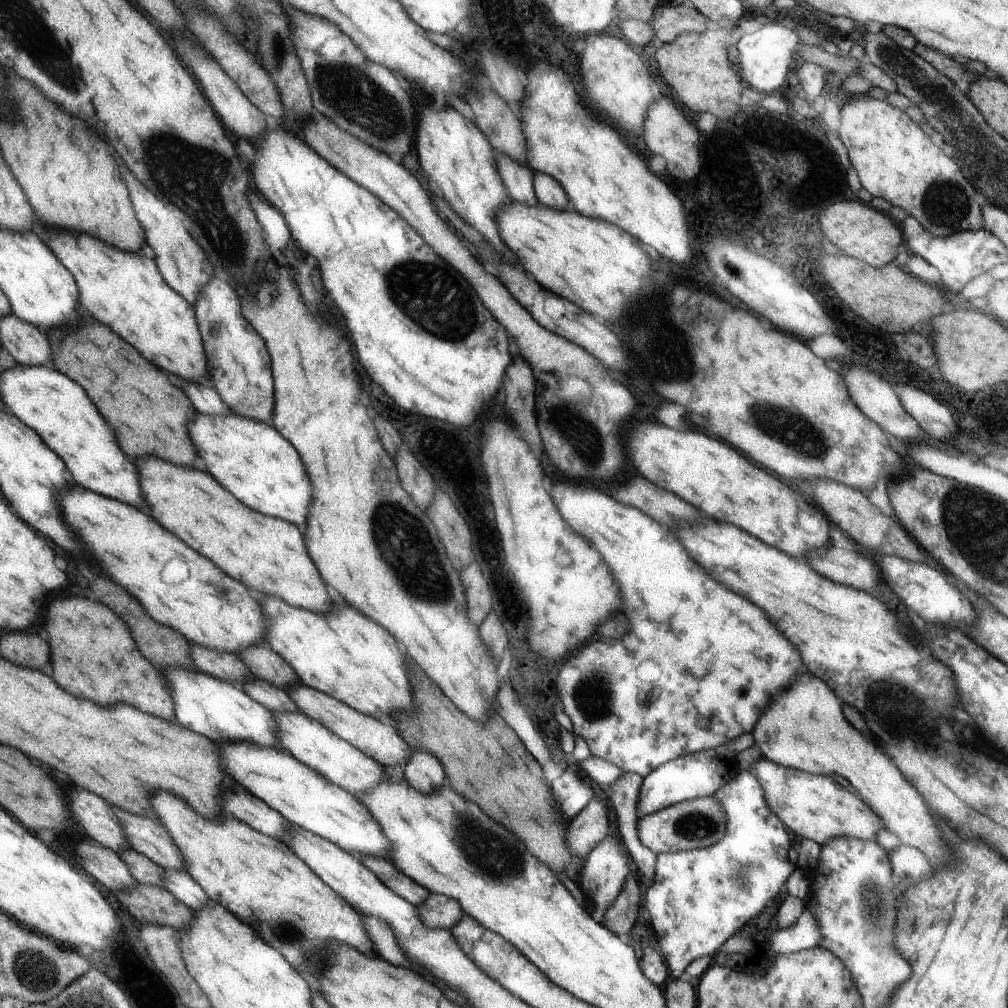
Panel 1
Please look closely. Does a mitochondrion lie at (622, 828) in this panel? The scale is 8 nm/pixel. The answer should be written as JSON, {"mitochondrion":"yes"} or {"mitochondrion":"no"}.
{"mitochondrion":"no"}

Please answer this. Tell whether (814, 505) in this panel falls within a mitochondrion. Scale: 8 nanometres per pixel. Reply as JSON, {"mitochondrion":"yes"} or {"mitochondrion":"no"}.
{"mitochondrion":"no"}

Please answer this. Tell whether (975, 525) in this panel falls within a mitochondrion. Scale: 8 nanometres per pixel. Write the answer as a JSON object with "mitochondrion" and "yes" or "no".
{"mitochondrion":"yes"}

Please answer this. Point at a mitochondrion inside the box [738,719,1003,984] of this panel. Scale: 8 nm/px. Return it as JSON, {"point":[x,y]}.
{"point":[870,899]}

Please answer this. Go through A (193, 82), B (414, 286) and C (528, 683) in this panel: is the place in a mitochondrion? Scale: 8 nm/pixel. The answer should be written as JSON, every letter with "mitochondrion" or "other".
{"A":"other","B":"mitochondrion","C":"other"}

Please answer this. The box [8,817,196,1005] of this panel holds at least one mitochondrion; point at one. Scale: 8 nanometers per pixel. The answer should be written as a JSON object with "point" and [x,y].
{"point":[34,972]}

